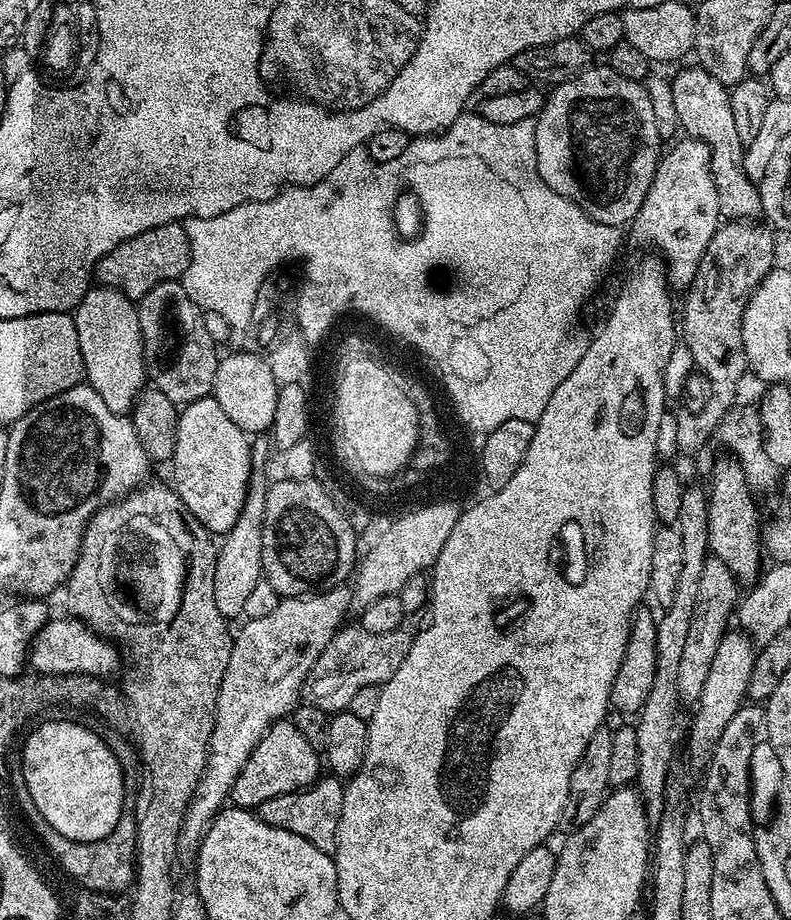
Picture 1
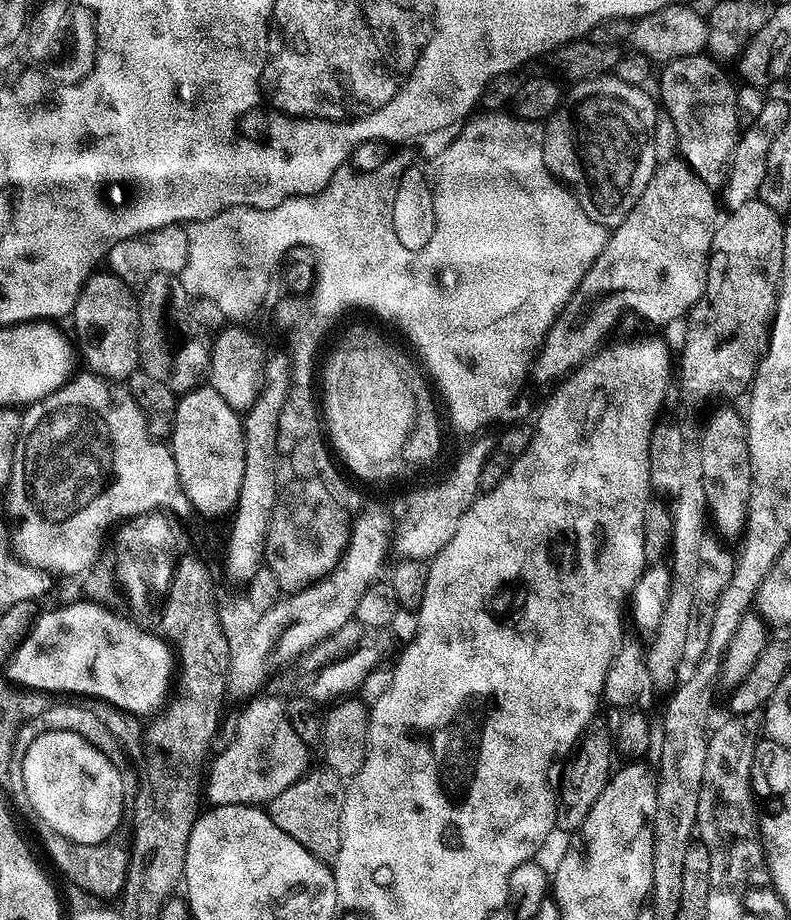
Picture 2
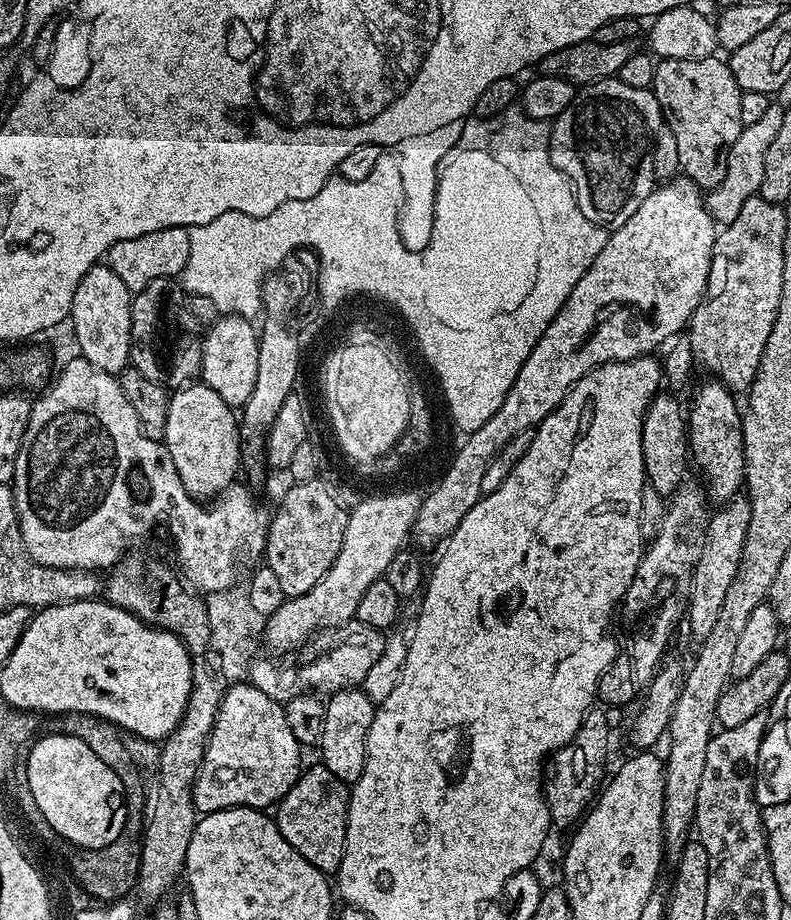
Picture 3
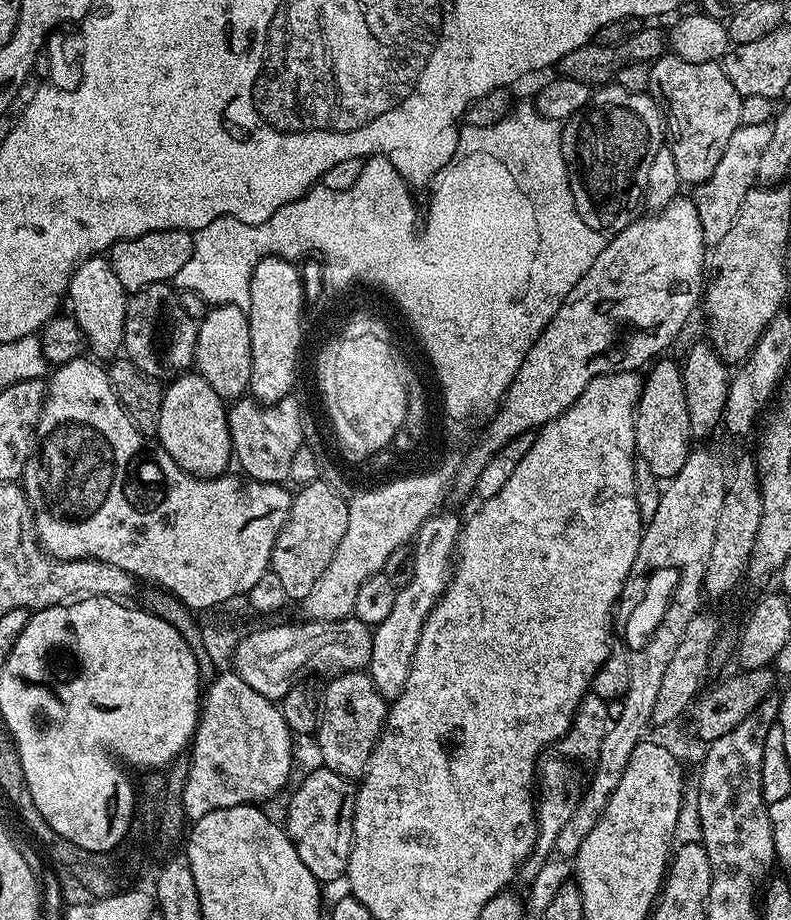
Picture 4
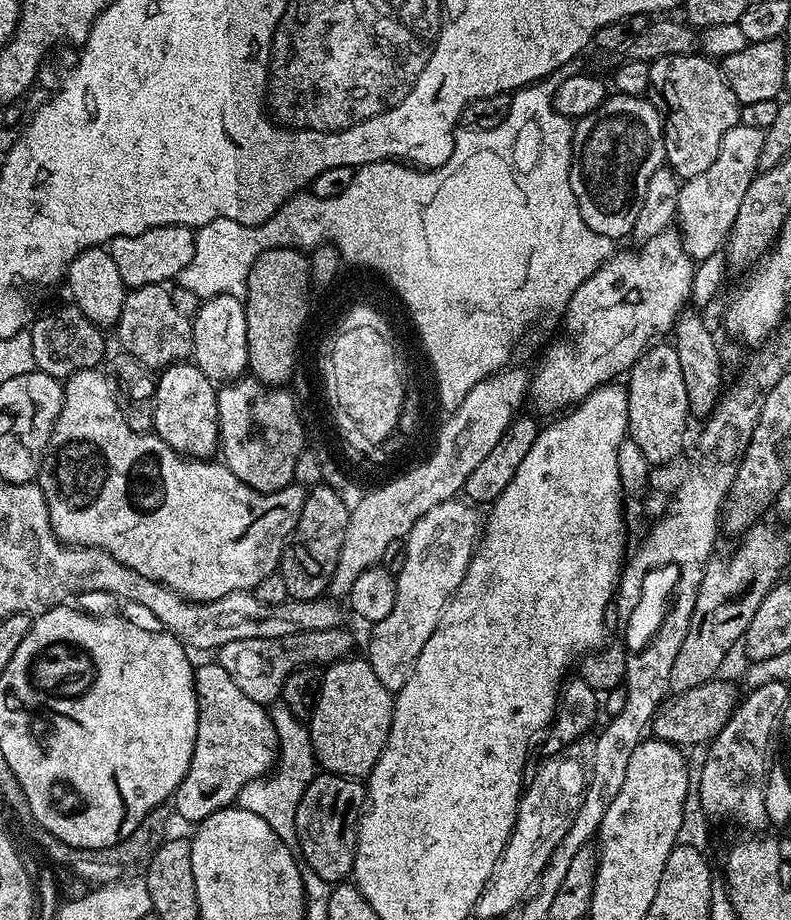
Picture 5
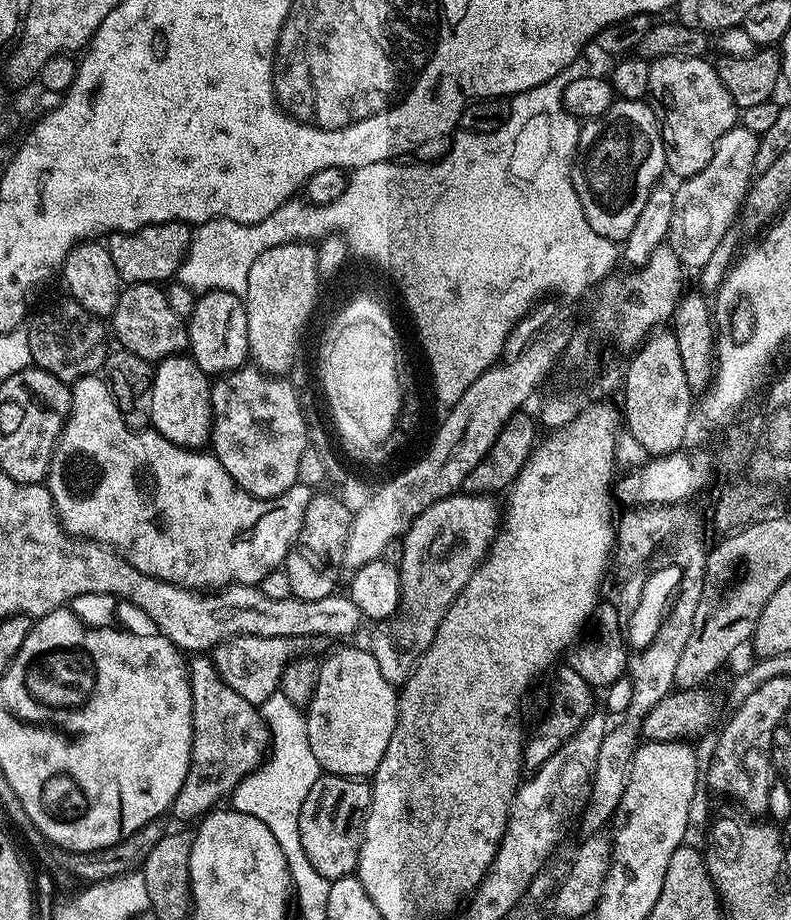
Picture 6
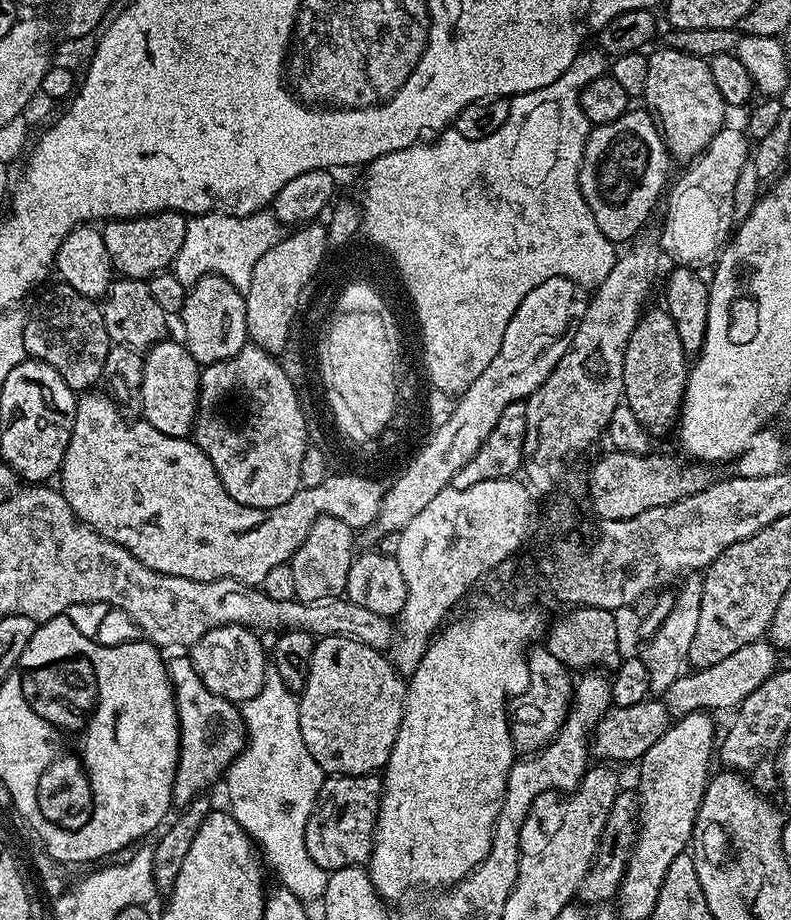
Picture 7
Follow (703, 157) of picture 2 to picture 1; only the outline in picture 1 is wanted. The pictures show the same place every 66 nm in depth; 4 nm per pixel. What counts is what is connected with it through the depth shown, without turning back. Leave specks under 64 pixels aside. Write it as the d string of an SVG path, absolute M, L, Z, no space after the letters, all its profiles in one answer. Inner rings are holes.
M699 66L684 68L671 77L674 94L674 110L679 127L689 137L706 142L710 146L710 170L714 186L718 190L718 206L725 221L747 220L761 215L760 189L744 169L745 144L738 138L734 126L734 110L730 110L730 92L714 74Z

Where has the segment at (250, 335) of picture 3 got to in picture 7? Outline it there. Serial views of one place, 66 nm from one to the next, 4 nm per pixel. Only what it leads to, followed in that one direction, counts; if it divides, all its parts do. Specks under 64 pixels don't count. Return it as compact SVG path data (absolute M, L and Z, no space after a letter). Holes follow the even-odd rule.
M203 276L187 289L178 319L184 323L182 343L197 364L203 366L234 358L234 354L238 354L238 350L249 343L244 298L245 293L230 286L230 282L221 276Z

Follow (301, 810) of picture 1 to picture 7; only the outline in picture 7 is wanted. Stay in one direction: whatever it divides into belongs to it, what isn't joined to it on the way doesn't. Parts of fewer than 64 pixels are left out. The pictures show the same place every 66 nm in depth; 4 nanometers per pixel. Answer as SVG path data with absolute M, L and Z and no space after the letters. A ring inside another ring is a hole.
M329 775L318 790L309 821L306 822L306 848L314 862L331 874L343 868L367 865L372 857L372 841L384 785L379 775Z

